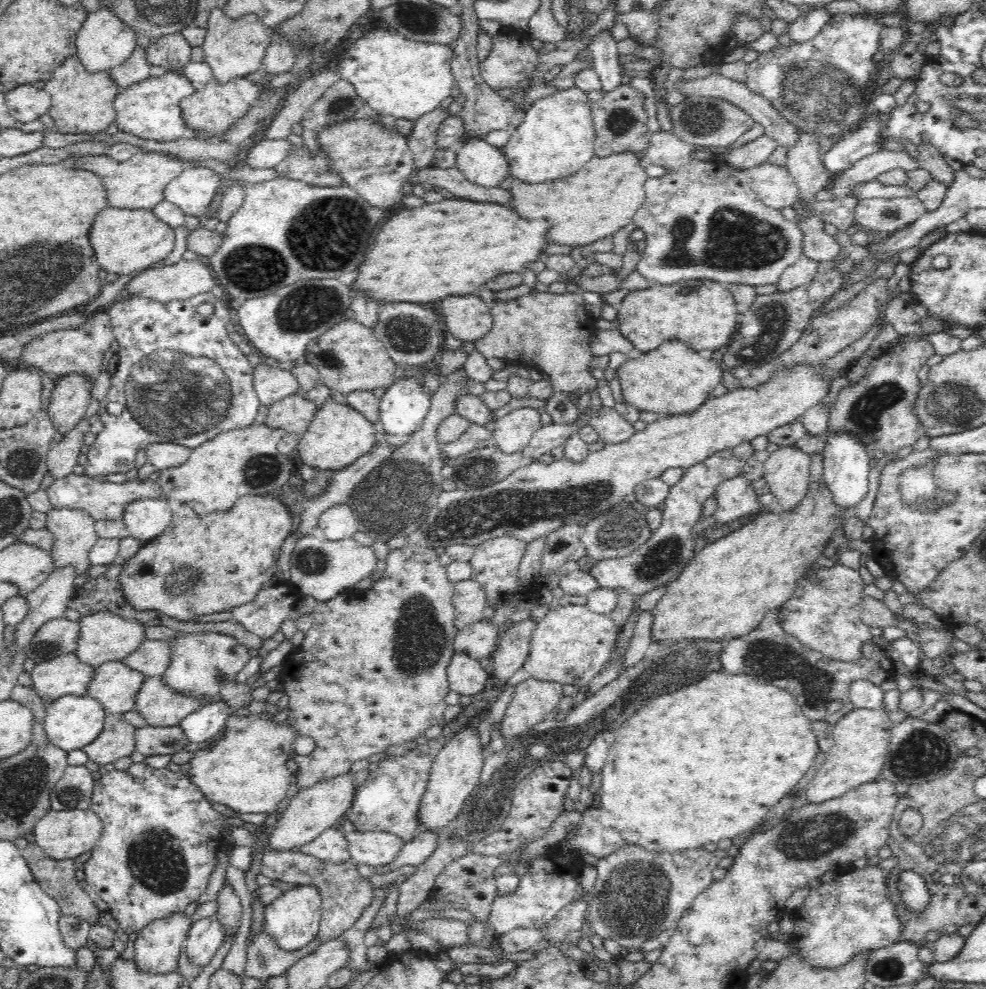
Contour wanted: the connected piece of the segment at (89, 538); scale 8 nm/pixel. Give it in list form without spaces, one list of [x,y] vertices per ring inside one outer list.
[[[52,506],[47,512],[47,527],[54,533],[54,546],[50,554],[54,561],[54,568],[72,565],[76,567],[76,576],[91,567],[89,552],[92,545],[99,539],[95,529],[94,517],[82,509],[58,508]]]

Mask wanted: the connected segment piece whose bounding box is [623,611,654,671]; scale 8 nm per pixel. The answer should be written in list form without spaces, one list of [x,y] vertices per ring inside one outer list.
[[[641,611],[638,614],[636,626],[634,626],[634,636],[626,650],[623,671],[636,666],[646,657],[646,652],[653,643],[651,632],[653,620],[654,616],[651,611]]]

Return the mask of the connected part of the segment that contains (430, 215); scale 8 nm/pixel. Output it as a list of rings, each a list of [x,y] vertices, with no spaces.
[[[455,199],[405,209],[382,226],[372,252],[360,266],[360,276],[357,276],[353,287],[369,298],[374,296],[379,305],[386,304],[384,300],[437,305],[448,296],[468,296],[480,284],[486,284],[500,274],[522,271],[530,263],[536,262],[540,252],[544,250],[546,232],[550,226],[552,224],[544,218],[526,222],[526,218],[518,216],[510,207],[492,202]]]

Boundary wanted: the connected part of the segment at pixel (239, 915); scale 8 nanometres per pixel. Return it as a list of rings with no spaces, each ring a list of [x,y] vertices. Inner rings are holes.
[[[224,884],[222,889],[216,896],[218,907],[216,910],[216,917],[223,926],[225,937],[224,941],[230,940],[230,934],[237,932],[243,920],[242,902],[240,898],[234,893],[232,885]]]

